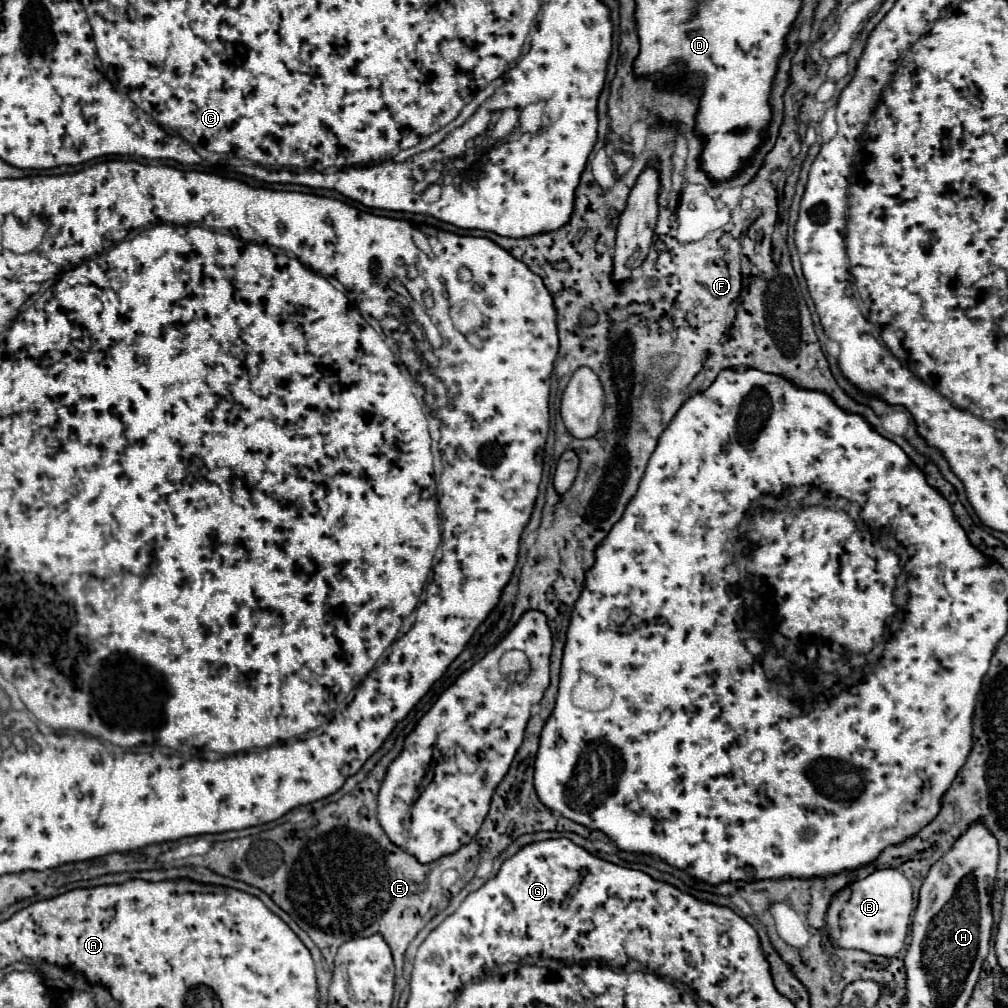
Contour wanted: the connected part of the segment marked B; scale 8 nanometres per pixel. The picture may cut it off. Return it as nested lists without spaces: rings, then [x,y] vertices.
[[[876,870],[870,876],[850,884],[834,896],[834,902],[826,914],[828,934],[836,946],[856,948],[878,956],[894,956],[903,948],[912,914],[912,884],[910,880],[894,870]]]

